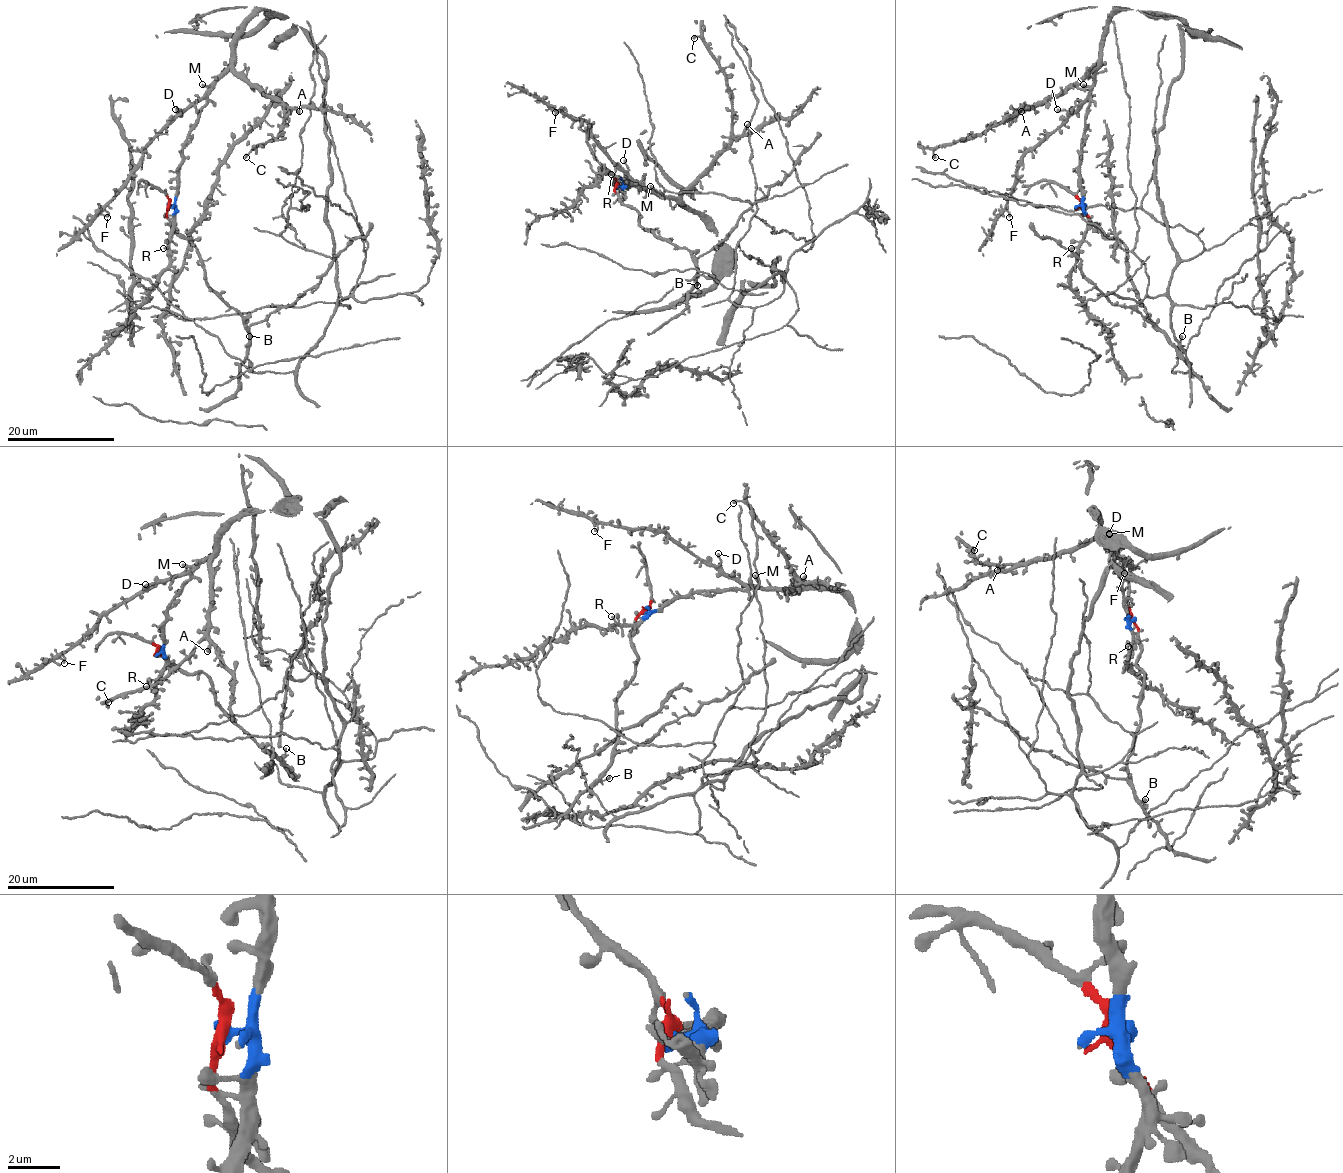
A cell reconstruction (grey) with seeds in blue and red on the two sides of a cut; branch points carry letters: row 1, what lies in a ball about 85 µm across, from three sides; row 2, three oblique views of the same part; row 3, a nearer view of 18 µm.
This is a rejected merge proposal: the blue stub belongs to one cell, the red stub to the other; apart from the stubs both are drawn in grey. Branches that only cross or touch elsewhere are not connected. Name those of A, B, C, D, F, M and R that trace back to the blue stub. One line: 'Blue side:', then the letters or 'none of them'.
Blue side: A, C, D, F, M, R

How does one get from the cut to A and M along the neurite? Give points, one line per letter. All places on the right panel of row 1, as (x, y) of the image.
A: (1082, 206), (1080, 144), (1095, 71), (1086, 71), (1057, 94), (1047, 96), (1035, 106), (1022, 112)
M: (1082, 206), (1080, 144), (1089, 102), (1089, 88), (1082, 84)

